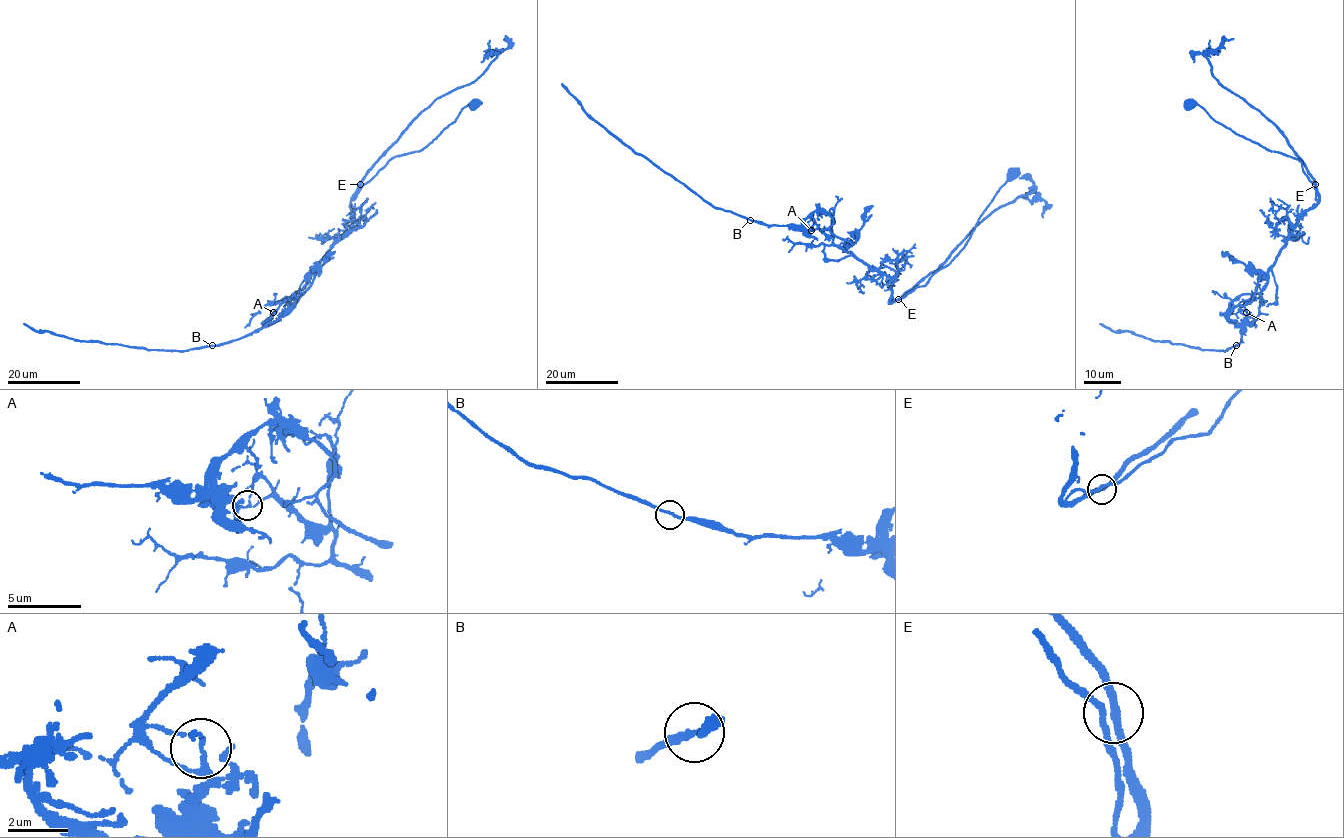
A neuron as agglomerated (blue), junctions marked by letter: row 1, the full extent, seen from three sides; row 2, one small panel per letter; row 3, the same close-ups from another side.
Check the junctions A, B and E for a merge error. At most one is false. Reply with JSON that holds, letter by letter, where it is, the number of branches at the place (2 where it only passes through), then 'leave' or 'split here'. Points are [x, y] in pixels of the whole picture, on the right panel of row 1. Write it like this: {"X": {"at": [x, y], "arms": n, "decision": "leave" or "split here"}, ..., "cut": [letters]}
{"A": {"at": [1246, 312], "arms": 2, "decision": "split here"}, "B": {"at": [1236, 345], "arms": 2, "decision": "leave"}, "E": {"at": [1315, 184], "arms": 2, "decision": "leave"}, "cut": ["A"]}

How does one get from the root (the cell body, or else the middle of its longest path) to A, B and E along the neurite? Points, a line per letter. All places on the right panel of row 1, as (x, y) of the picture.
A: (1268, 272), (1268, 282), (1263, 289), (1239, 309), (1247, 312)
B: (1268, 272), (1268, 282), (1263, 289), (1254, 293), (1239, 310), (1247, 319), (1241, 341), (1236, 345)
E: (1268, 272), (1296, 220), (1317, 203), (1315, 184)

